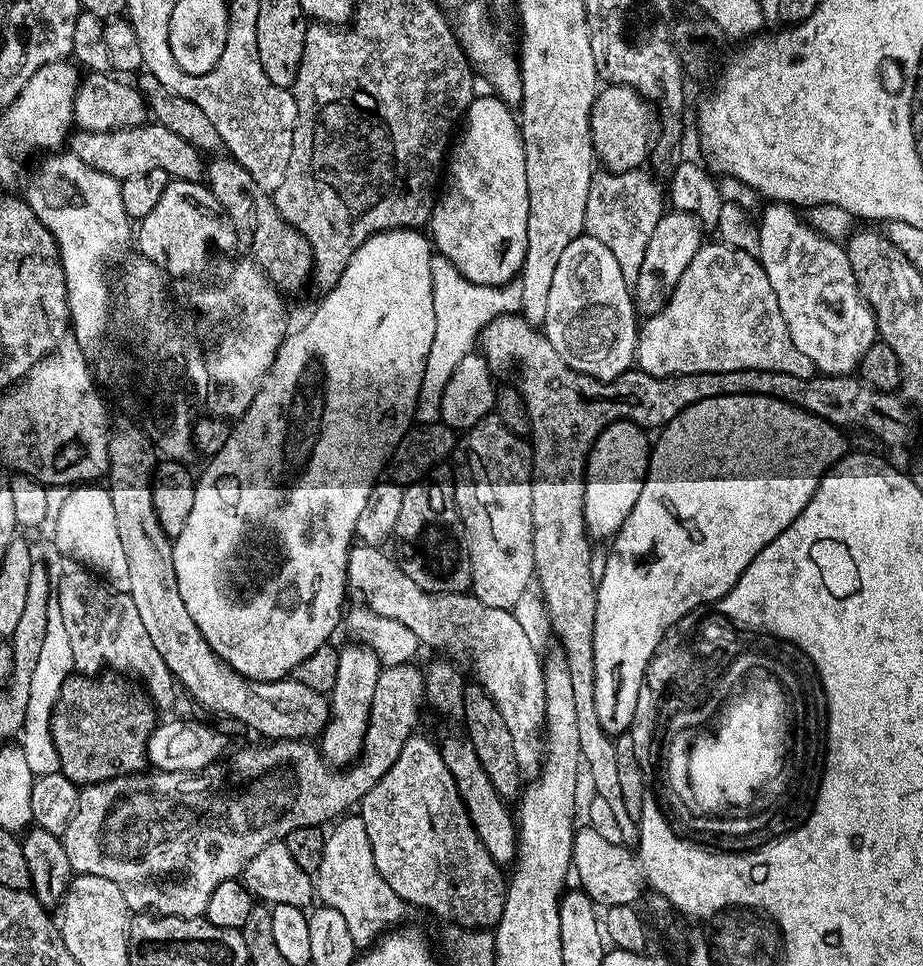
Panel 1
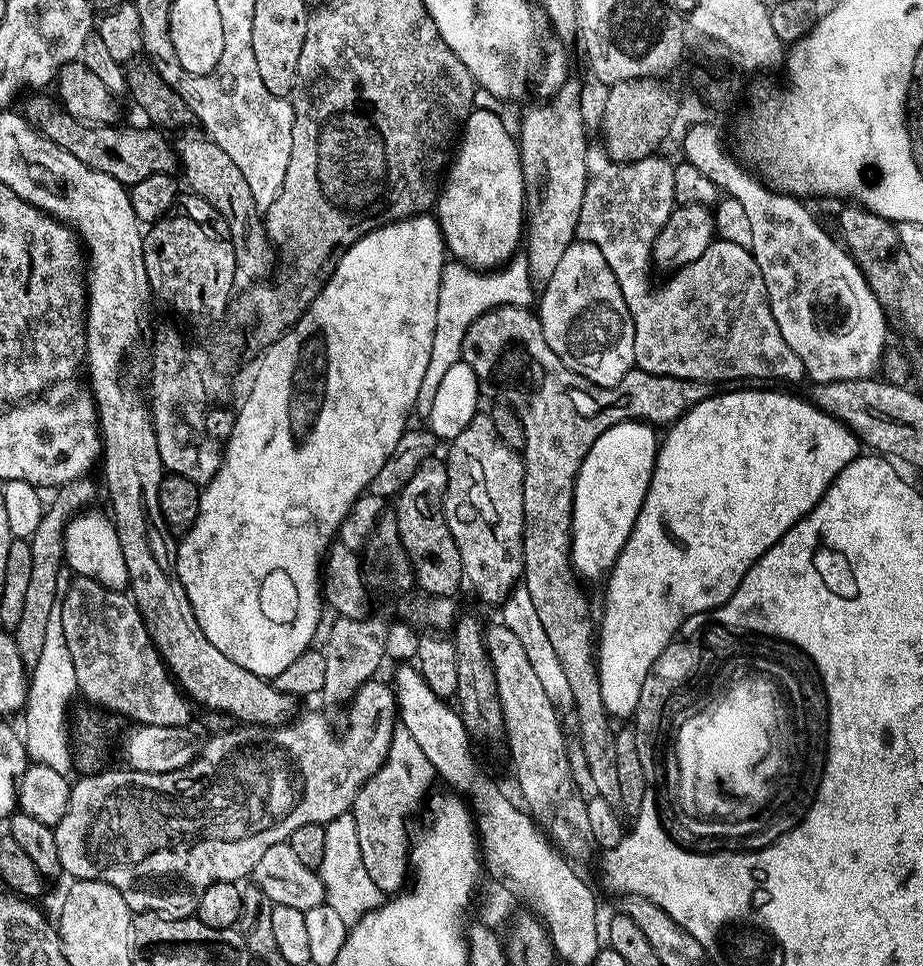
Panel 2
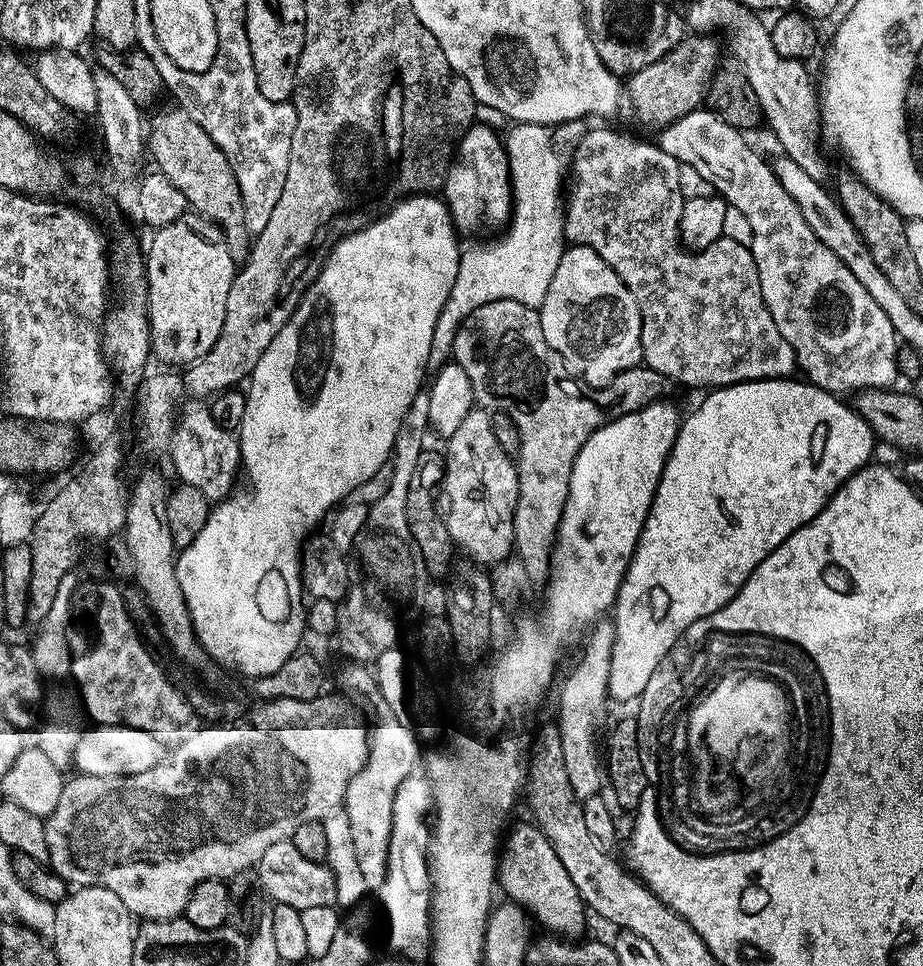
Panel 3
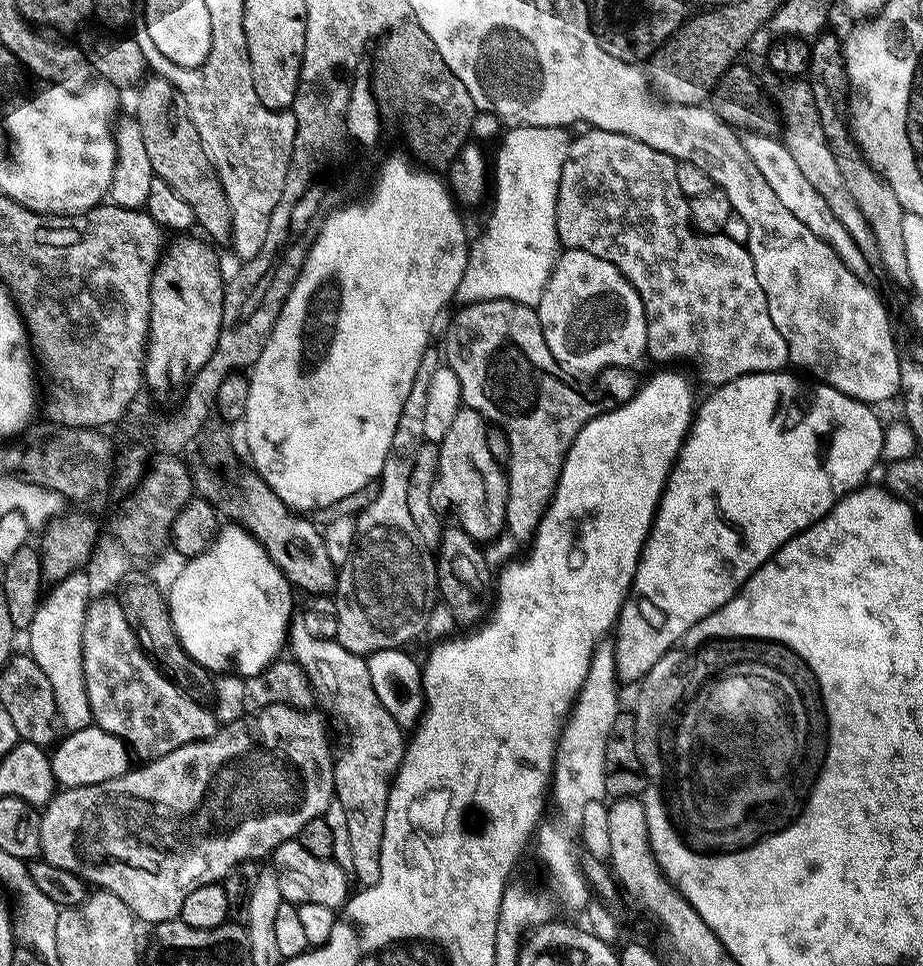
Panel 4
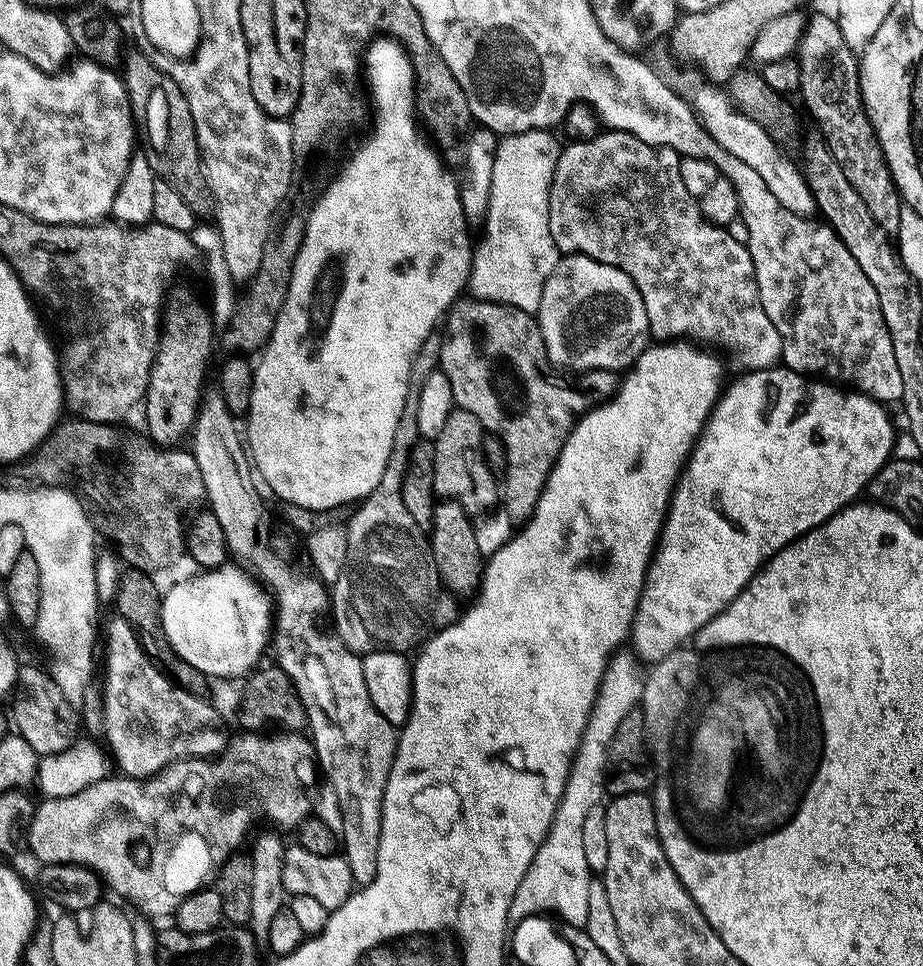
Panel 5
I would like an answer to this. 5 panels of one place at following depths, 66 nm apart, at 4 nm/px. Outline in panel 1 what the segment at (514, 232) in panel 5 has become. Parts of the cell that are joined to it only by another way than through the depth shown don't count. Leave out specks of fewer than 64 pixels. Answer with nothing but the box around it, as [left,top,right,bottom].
[415,255,522,424]

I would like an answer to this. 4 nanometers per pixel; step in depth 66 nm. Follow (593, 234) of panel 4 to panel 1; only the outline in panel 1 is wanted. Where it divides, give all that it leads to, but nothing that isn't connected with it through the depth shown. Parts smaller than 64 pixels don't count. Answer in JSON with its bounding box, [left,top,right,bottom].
[635,242,817,378]

